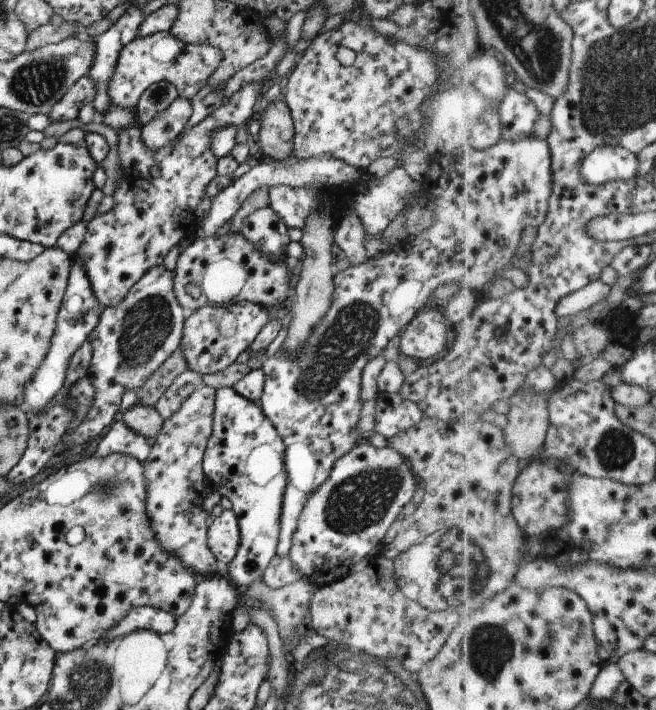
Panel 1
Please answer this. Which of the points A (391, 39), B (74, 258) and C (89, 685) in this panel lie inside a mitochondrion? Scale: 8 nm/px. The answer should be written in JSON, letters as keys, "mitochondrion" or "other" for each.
{"A":"other","B":"other","C":"mitochondrion"}

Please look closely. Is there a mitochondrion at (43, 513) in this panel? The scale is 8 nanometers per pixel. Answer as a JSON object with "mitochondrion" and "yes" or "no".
{"mitochondrion":"no"}

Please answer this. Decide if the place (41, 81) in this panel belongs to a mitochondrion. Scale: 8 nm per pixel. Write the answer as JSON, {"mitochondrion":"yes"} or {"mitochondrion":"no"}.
{"mitochondrion":"yes"}

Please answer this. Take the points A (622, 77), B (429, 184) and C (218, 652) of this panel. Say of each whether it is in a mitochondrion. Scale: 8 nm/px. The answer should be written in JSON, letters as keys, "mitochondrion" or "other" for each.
{"A":"mitochondrion","B":"other","C":"other"}

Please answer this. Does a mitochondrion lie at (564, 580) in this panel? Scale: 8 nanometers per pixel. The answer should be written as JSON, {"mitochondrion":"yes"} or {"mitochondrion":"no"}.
{"mitochondrion":"no"}

